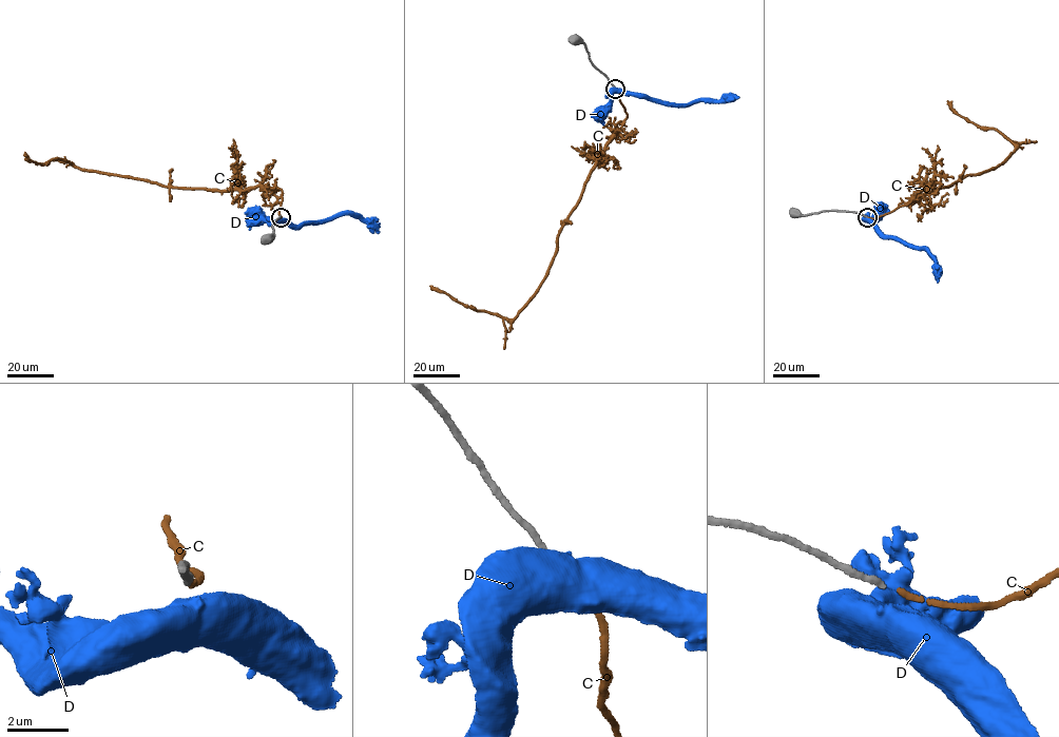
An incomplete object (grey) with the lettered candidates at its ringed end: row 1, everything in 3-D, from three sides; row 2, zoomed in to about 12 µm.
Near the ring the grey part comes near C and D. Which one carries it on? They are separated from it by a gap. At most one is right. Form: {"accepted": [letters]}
{"accepted": ["C"]}

